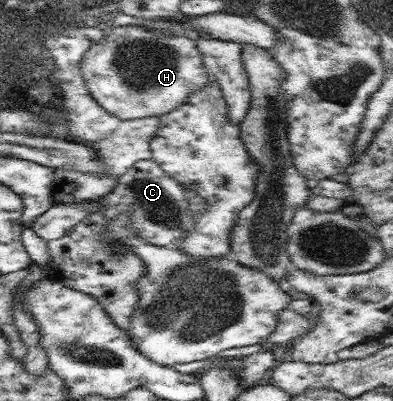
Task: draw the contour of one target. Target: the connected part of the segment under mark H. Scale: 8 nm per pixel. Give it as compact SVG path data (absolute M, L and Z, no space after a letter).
M146 25L114 27L110 35L93 45L84 54L80 71L84 75L92 97L104 106L104 109L123 120L161 116L171 112L211 78L204 67L202 54L193 38L183 35L156 35Z

